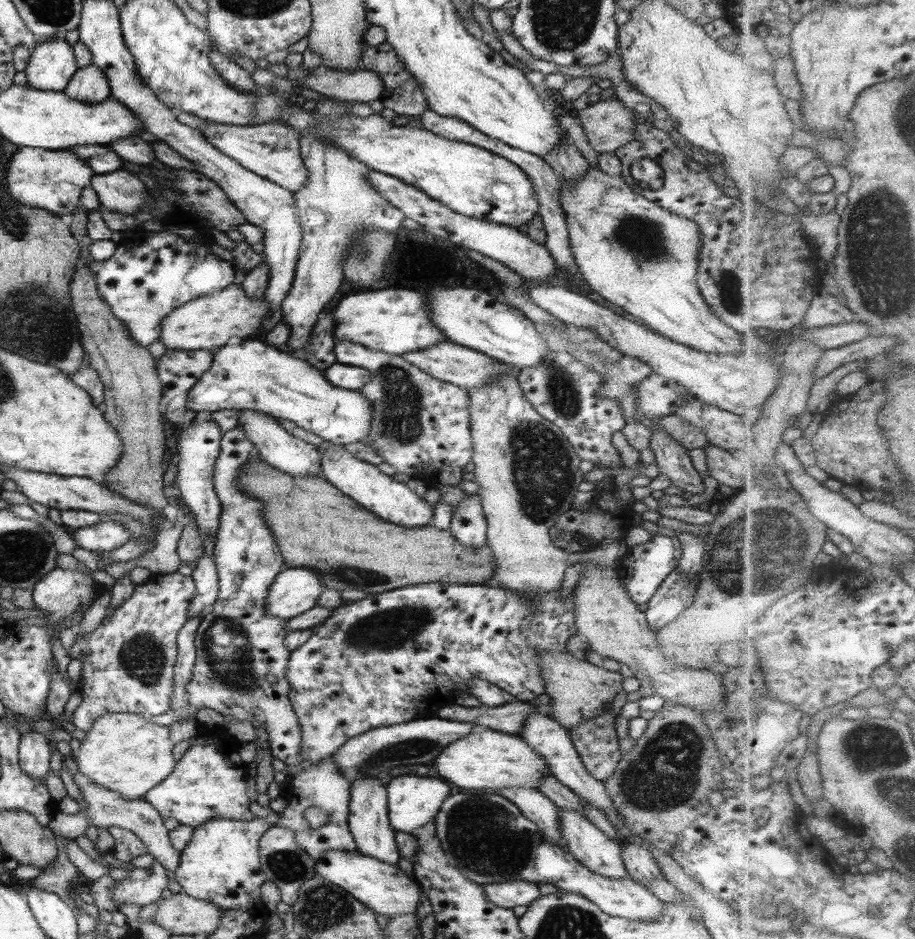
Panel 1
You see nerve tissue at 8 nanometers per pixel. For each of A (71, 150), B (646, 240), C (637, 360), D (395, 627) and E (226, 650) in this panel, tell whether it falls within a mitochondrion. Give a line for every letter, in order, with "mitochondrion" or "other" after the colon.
A: other
B: mitochondrion
C: other
D: mitochondrion
E: mitochondrion

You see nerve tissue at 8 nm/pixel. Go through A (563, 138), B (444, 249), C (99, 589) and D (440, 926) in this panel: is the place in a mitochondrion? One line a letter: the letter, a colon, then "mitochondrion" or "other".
A: other
B: other
C: other
D: other

